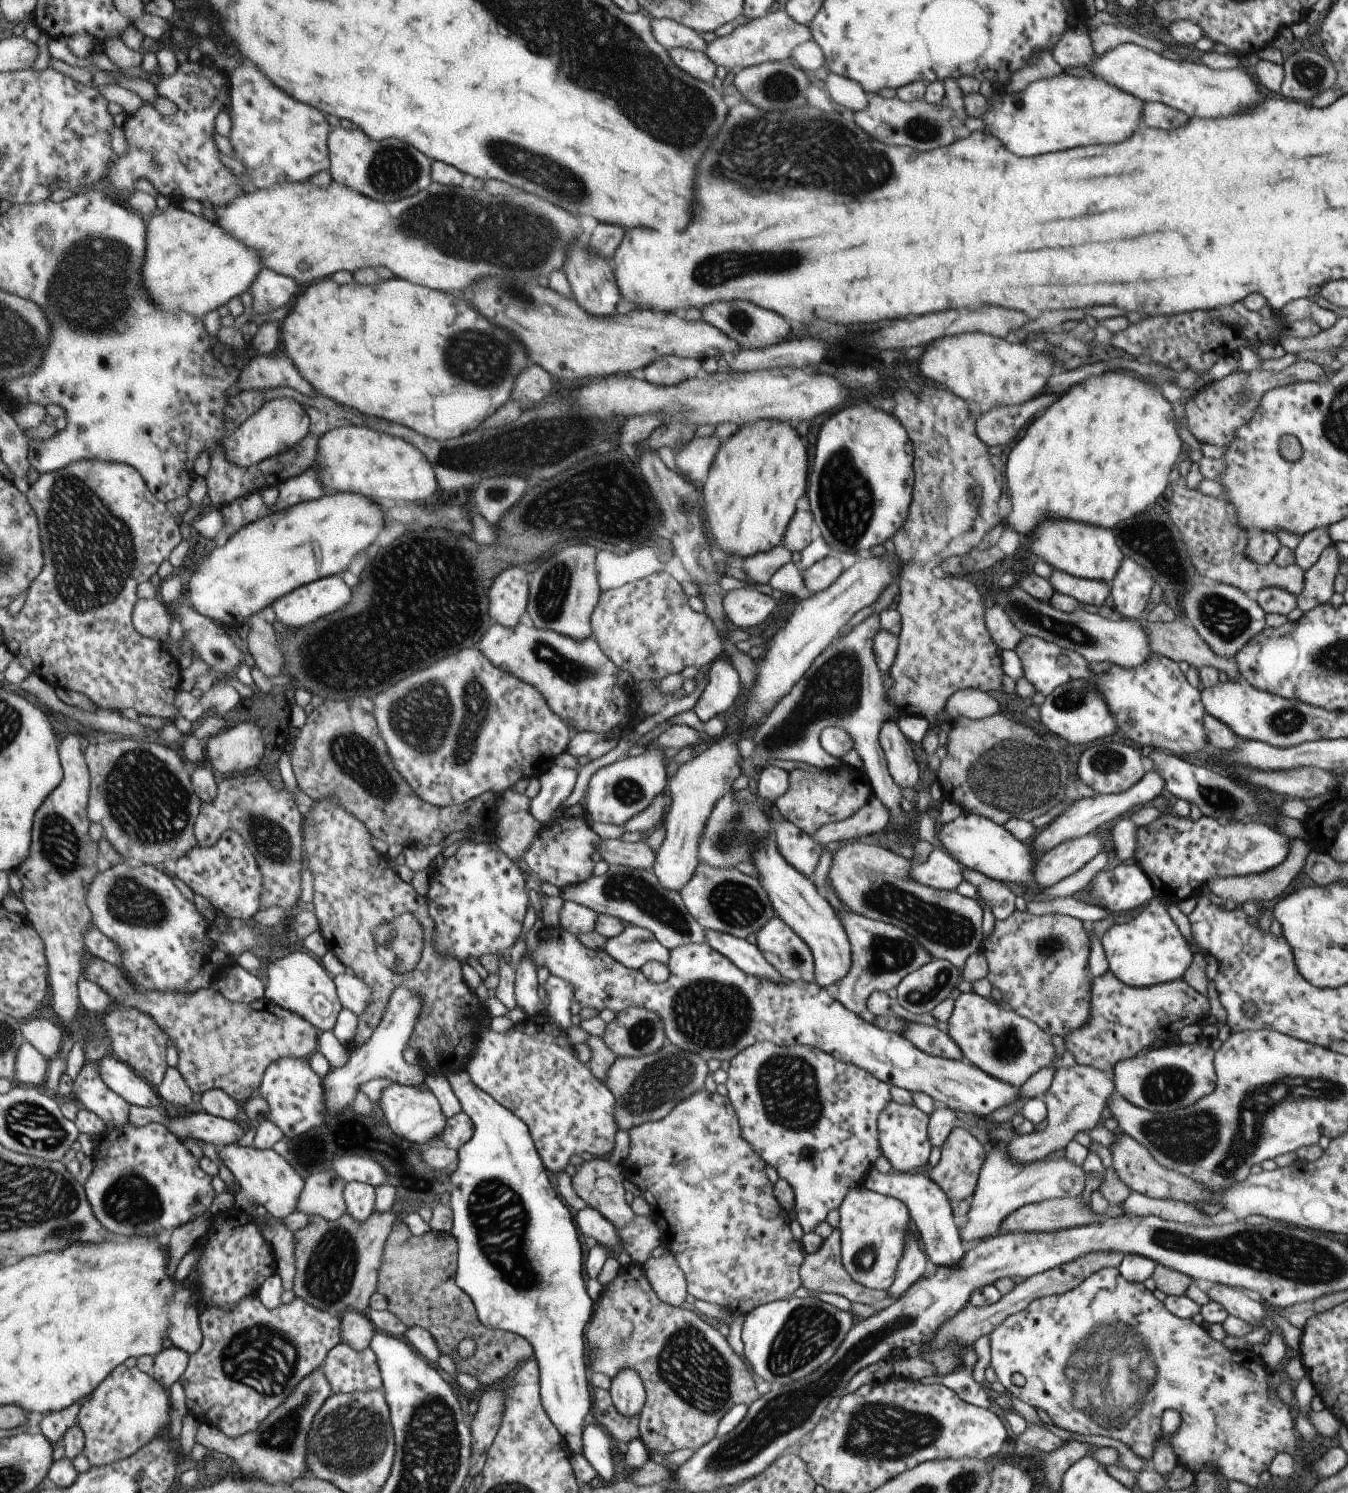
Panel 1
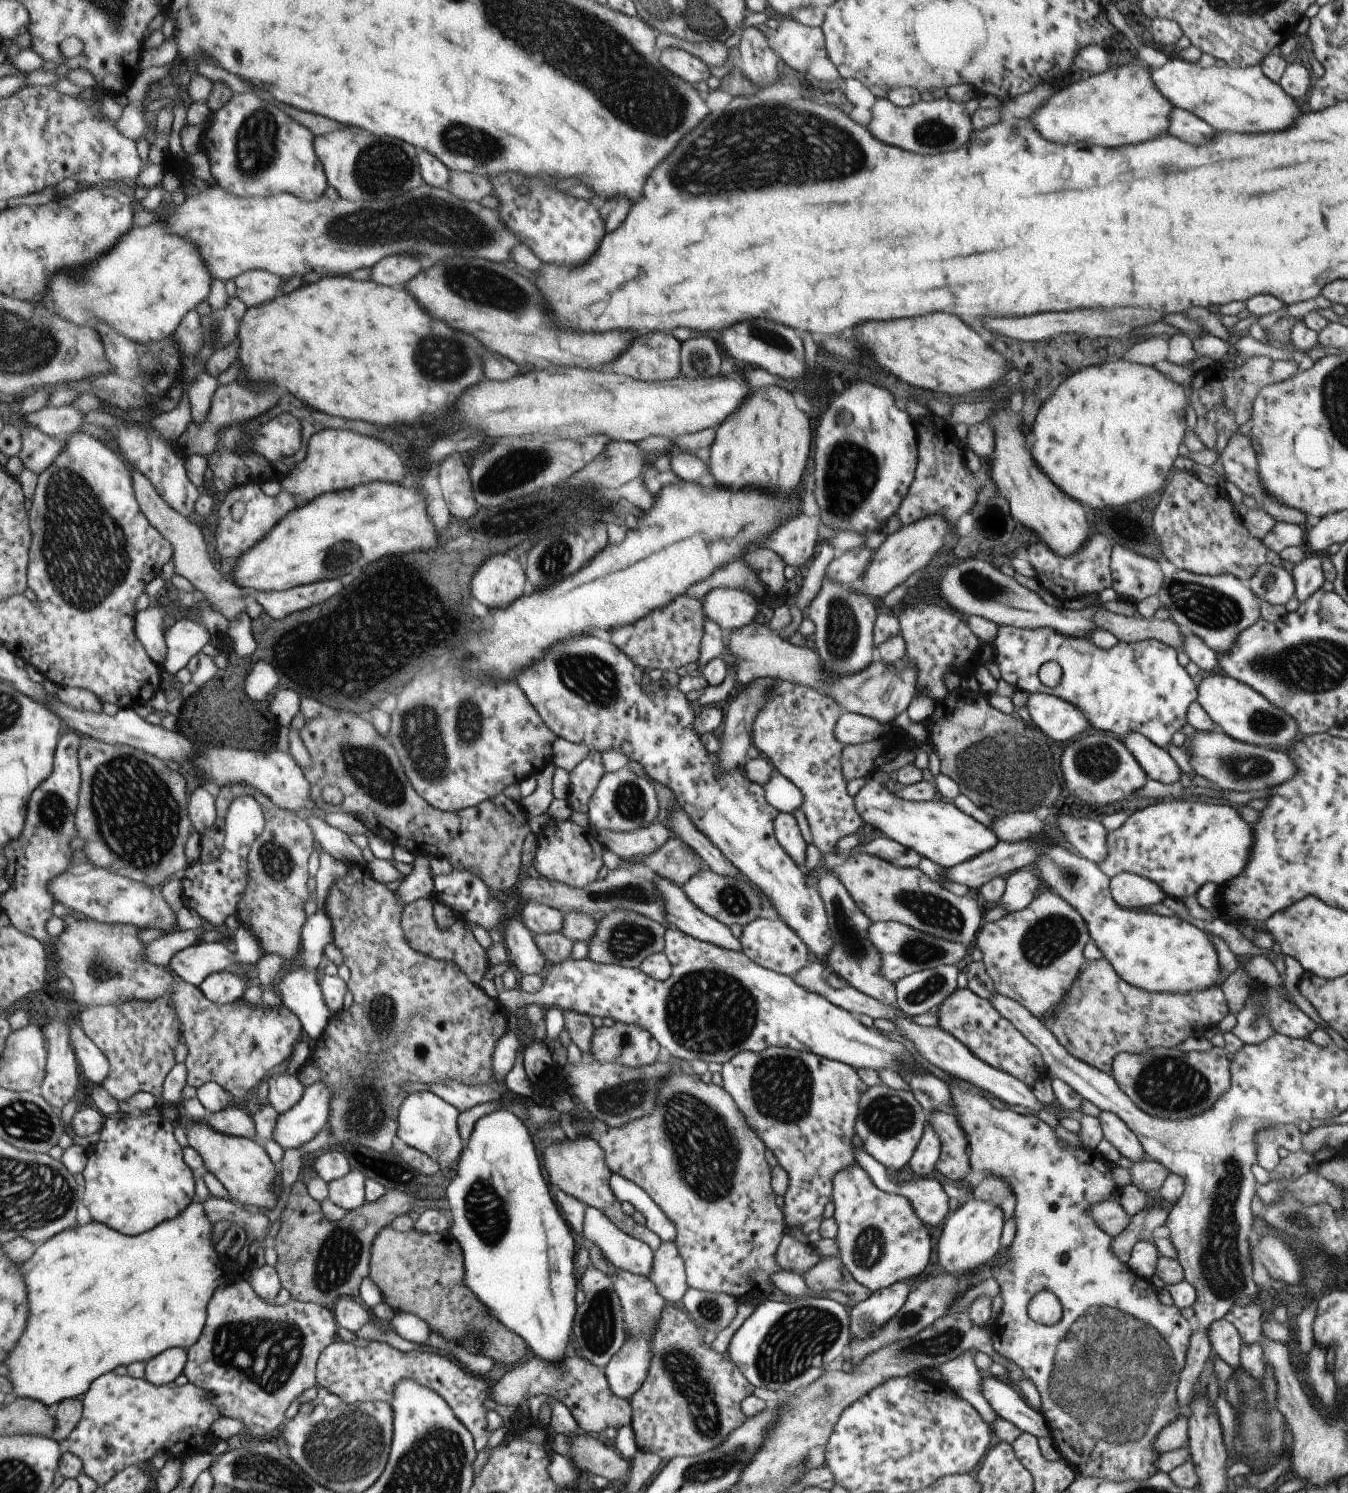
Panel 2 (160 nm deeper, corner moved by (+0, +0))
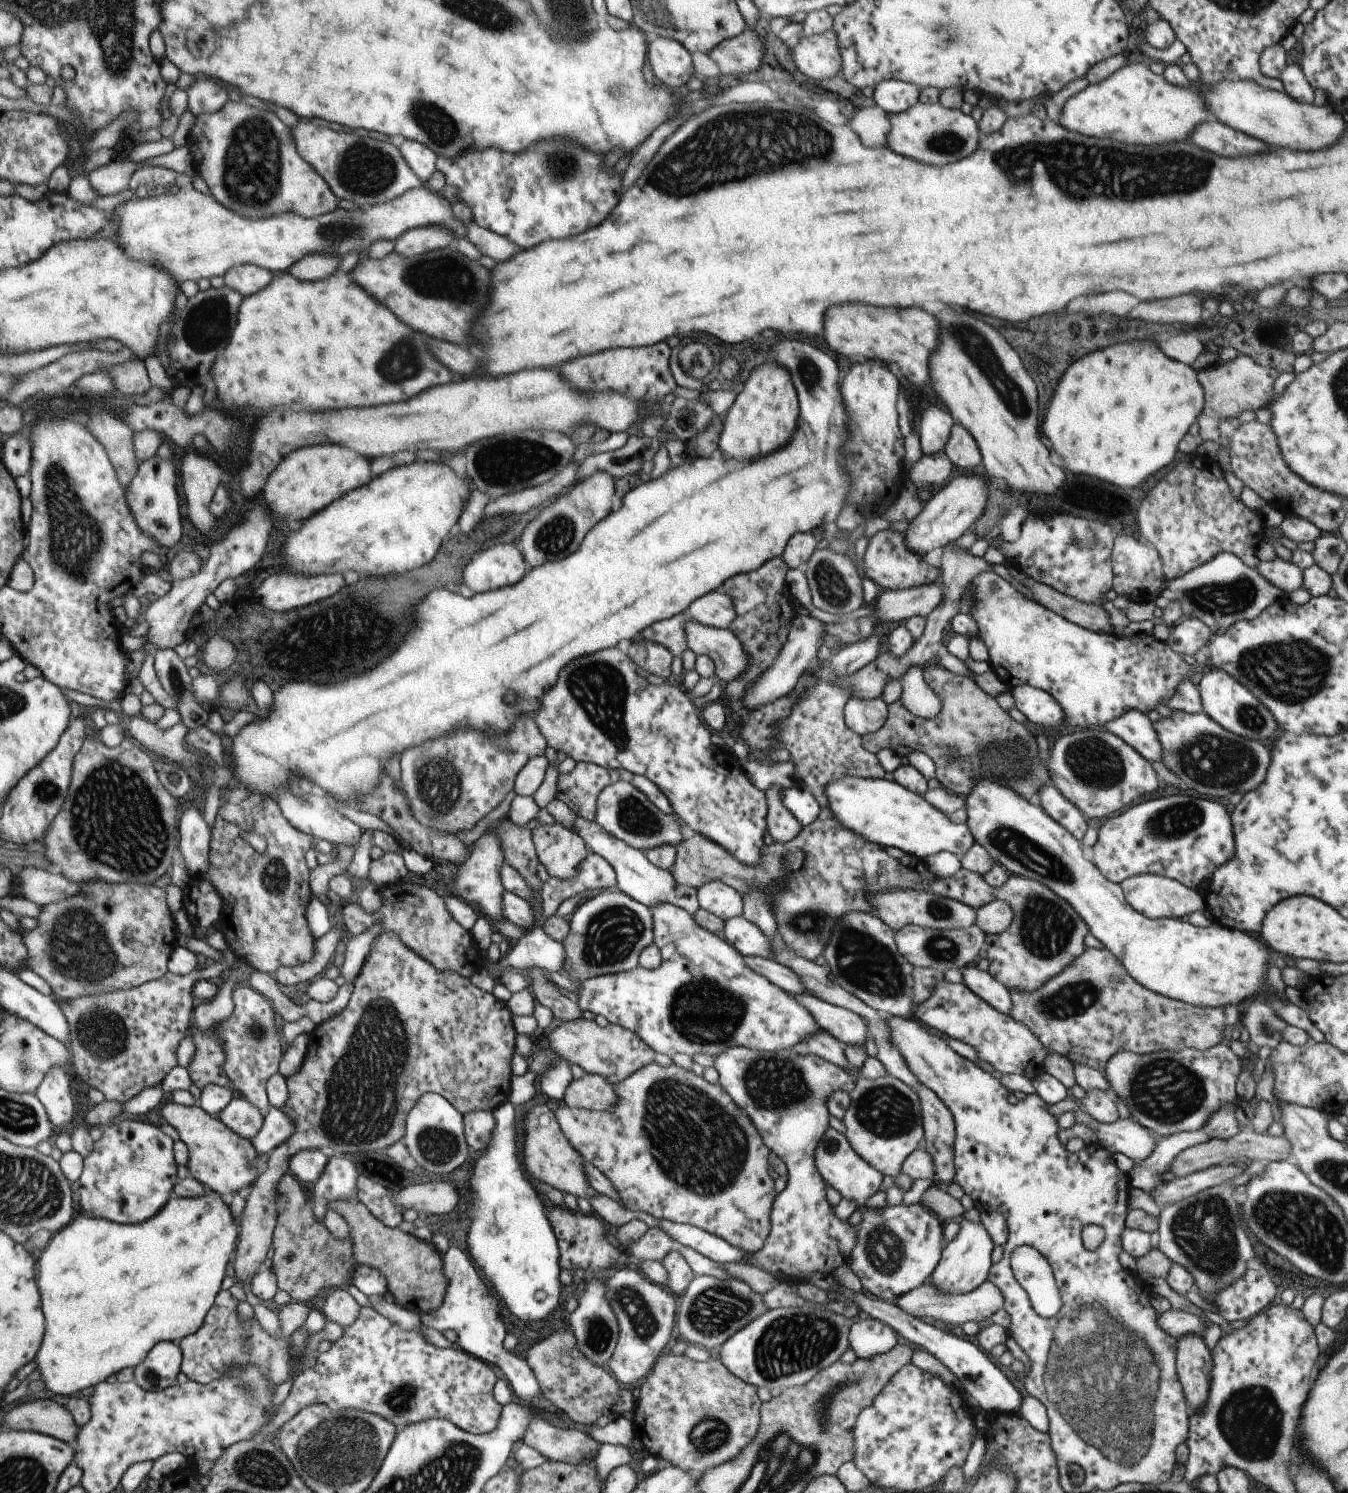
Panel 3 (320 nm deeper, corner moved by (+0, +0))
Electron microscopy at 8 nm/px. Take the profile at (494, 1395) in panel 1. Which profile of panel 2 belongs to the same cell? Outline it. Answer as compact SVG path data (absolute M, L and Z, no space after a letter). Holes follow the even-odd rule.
M570 1353L561 1360L561 1364L549 1364L539 1358L529 1358L521 1366L509 1370L489 1390L489 1398L497 1405L515 1406L519 1409L521 1402L529 1396L545 1394L561 1402L575 1424L581 1428L582 1433L601 1434L606 1428L621 1428L631 1424L631 1408L629 1401L612 1395L605 1380L604 1374L599 1372L593 1364L582 1357L573 1356Z

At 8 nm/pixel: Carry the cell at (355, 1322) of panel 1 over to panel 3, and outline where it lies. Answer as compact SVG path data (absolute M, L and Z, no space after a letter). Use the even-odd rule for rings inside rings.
M335 1287L331 1290L321 1306L322 1315L326 1320L333 1321L341 1328L351 1324L357 1316L360 1304L347 1293L345 1287Z

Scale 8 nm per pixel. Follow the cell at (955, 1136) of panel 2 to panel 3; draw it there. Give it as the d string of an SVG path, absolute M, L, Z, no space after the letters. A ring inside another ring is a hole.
M917 1083L913 1089L918 1096L923 1116L922 1146L930 1156L933 1169L932 1182L947 1187L954 1178L952 1114L941 1099L924 1084Z

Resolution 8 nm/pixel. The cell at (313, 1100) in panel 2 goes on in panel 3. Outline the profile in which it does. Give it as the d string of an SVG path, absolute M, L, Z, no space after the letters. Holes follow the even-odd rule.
M272 1107L267 1113L261 1132L251 1142L258 1154L265 1154L265 1152L270 1154L273 1149L285 1142L292 1132L292 1121L280 1108Z

